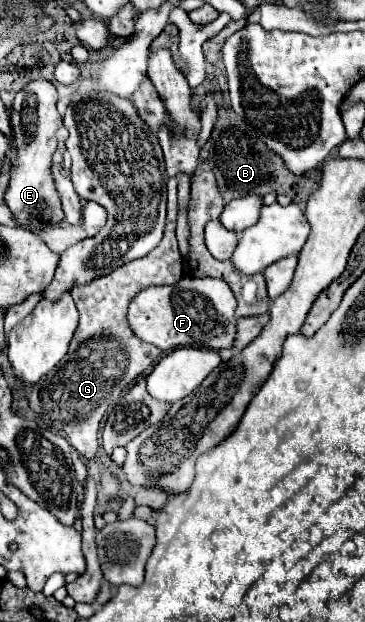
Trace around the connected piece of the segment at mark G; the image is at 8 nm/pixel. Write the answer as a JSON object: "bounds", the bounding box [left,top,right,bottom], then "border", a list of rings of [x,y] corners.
{"bounds":[27,177,183,458],"border":[[[169,177],[167,181],[167,226],[161,244],[141,260],[133,260],[113,270],[107,276],[95,278],[89,284],[75,286],[71,290],[77,310],[81,314],[77,332],[71,340],[69,352],[65,358],[43,376],[27,392],[27,402],[45,428],[65,434],[71,446],[85,458],[95,458],[99,442],[99,424],[107,408],[113,406],[125,390],[151,366],[159,360],[161,350],[137,340],[131,328],[127,326],[127,304],[129,300],[147,286],[167,286],[177,284],[183,276],[181,254],[175,238],[177,222],[177,178]]]}

